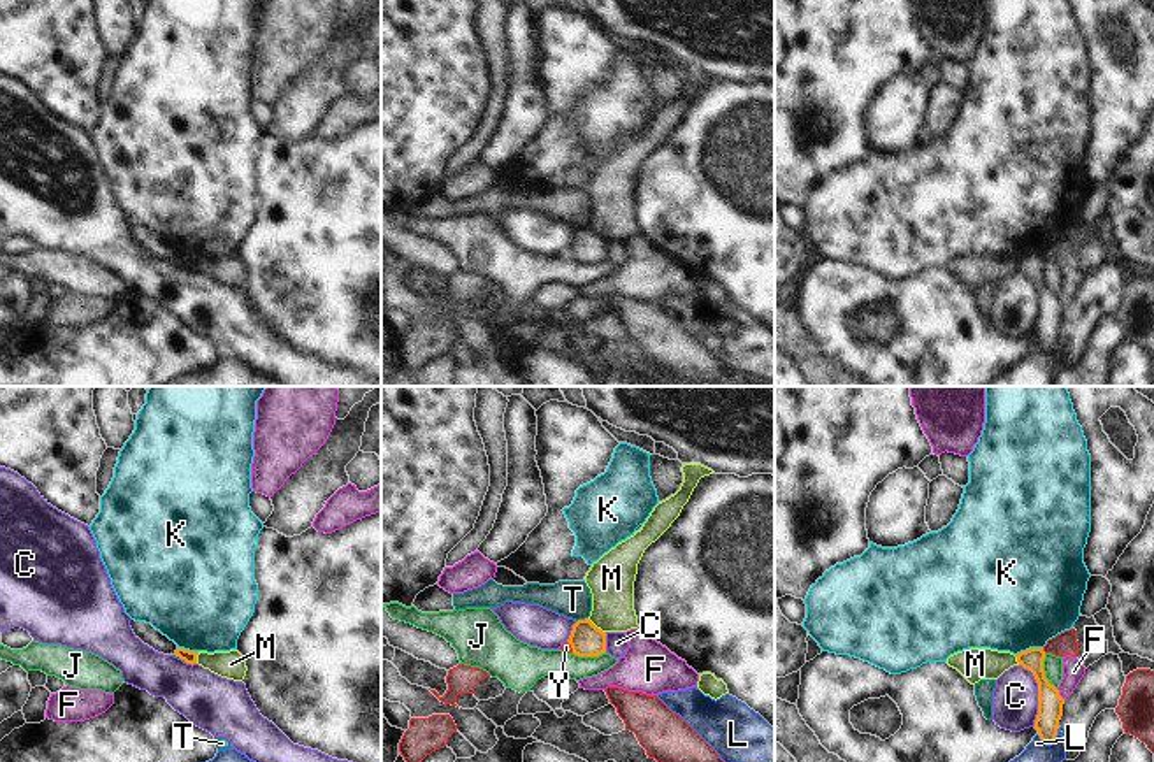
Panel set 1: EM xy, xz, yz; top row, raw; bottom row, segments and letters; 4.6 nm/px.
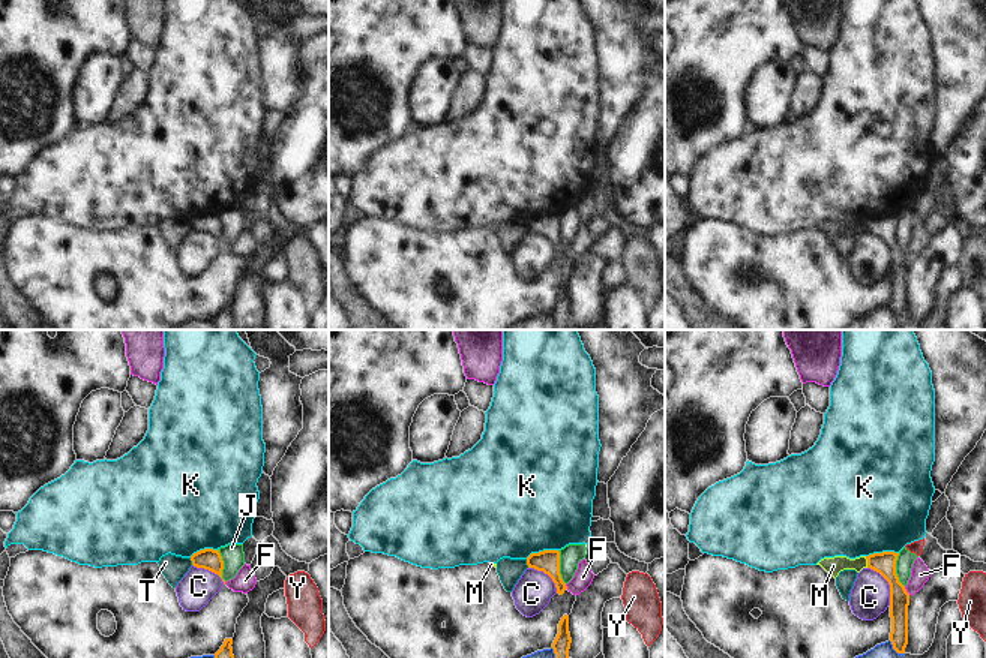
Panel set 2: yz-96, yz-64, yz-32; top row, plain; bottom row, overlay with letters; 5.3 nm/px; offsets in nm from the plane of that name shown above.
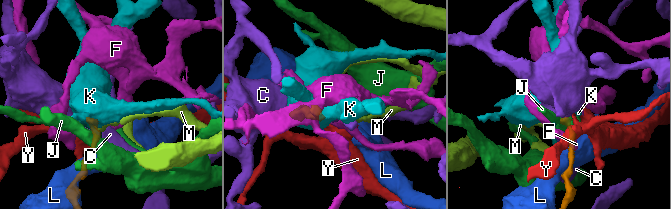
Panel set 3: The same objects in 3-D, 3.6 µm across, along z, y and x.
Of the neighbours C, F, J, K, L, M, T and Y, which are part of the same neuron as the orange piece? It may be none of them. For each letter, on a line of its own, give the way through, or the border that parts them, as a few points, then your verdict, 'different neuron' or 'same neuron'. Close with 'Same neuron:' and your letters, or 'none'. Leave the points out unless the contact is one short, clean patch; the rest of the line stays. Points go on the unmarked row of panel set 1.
C: along yz (1019, 271), (1031, 280), (1037, 290), (1035, 332) | different neuron
F: along yz (1056, 295), (1063, 306) | different neuron
J: along yz (1044, 260), (1044, 283), (1056, 295) | different neuron
K: along yz (1042, 253), (1031, 253), (1016, 262) | different neuron
L: different neuron
M: along xz (587, 225), (605, 239) | different neuron
T: along xz (587, 223), (576, 229) | different neuron
Y: along yz (1042, 255), (1045, 258) | different neuron
Same neuron: none

